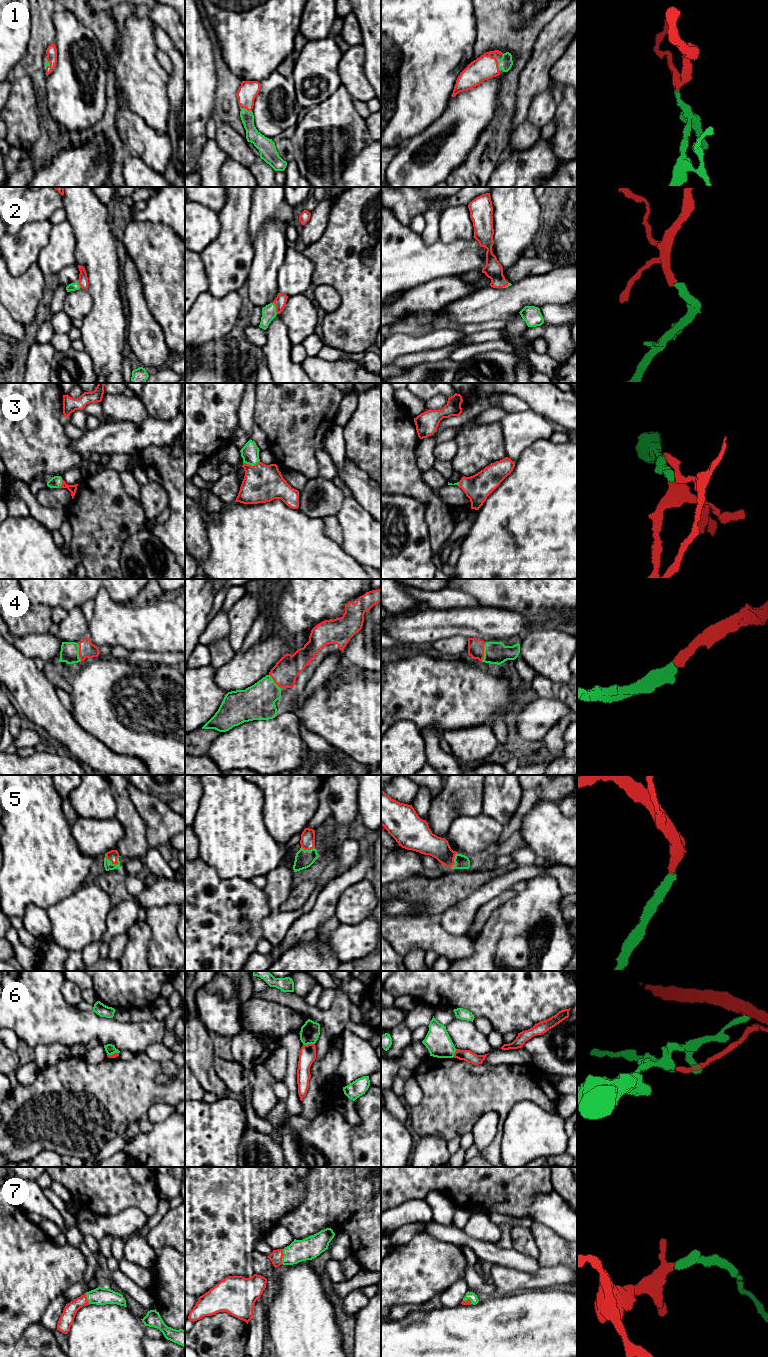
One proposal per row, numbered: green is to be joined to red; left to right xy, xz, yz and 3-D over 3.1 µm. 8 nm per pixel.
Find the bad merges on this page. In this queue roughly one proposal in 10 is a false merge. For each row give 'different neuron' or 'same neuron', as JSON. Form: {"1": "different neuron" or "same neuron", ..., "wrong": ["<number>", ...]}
{"1": "same neuron", "2": "same neuron", "3": "same neuron", "4": "same neuron", "5": "same neuron", "6": "different neuron", "7": "same neuron", "wrong": ["6"]}

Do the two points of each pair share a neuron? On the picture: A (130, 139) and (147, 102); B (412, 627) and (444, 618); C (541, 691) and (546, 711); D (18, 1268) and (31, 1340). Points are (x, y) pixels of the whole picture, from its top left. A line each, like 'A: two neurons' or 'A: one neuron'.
A: two neurons
B: one neuron
C: two neurons
D: two neurons

